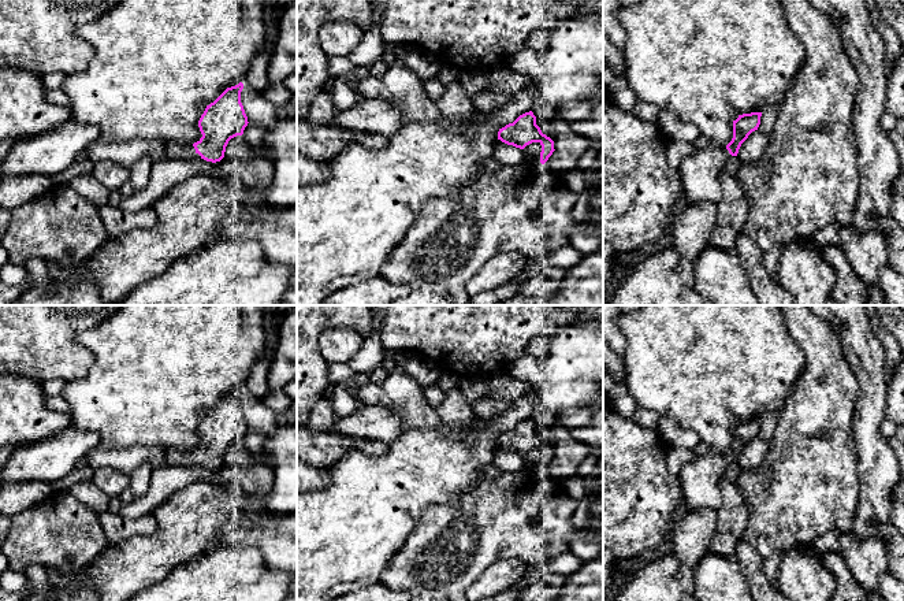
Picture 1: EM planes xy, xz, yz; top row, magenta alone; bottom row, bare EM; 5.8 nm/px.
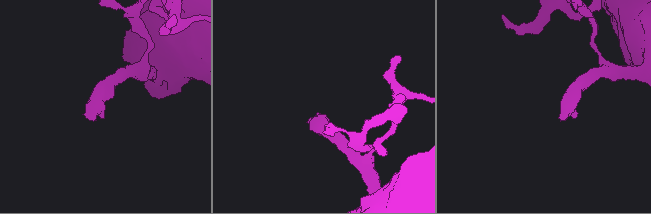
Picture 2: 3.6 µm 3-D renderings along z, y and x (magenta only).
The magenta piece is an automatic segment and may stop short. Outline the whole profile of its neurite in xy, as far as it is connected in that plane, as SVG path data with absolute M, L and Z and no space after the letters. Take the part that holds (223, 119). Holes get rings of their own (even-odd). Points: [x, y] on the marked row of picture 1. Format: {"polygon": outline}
{"polygon": "M243 84L227 88L213 103L207 105L198 120L202 137L194 144L168 142L165 159L190 160L198 153L207 162L220 162L228 141L242 136L248 116L241 103Z"}

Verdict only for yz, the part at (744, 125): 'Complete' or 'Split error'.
Split error

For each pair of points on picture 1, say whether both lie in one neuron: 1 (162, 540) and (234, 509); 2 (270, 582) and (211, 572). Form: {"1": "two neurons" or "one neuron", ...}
{"1": "one neuron", "2": "one neuron"}

